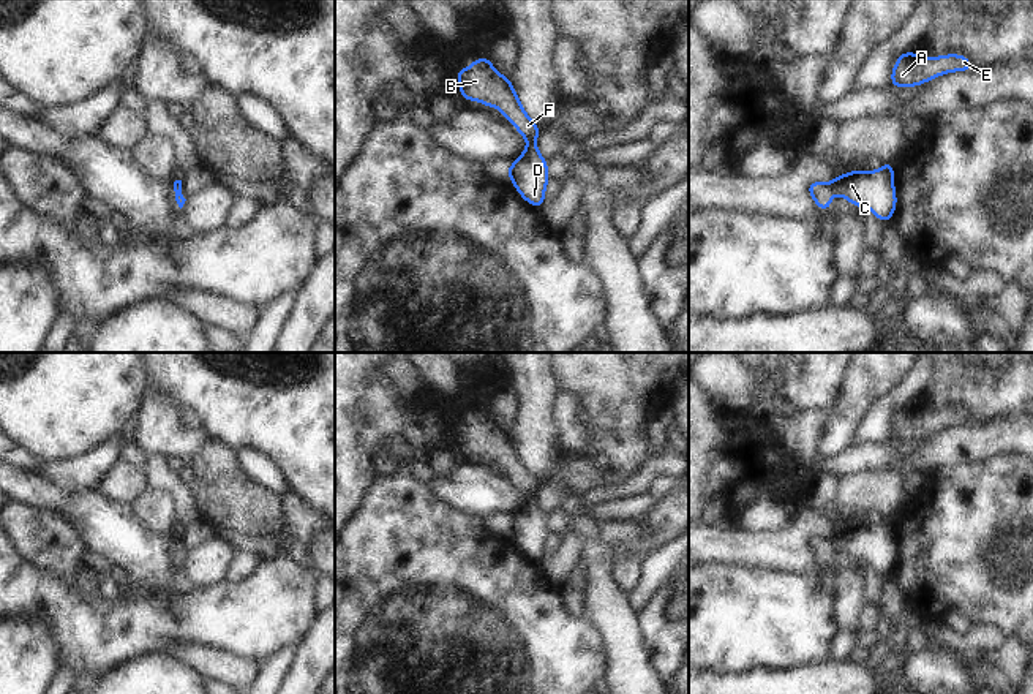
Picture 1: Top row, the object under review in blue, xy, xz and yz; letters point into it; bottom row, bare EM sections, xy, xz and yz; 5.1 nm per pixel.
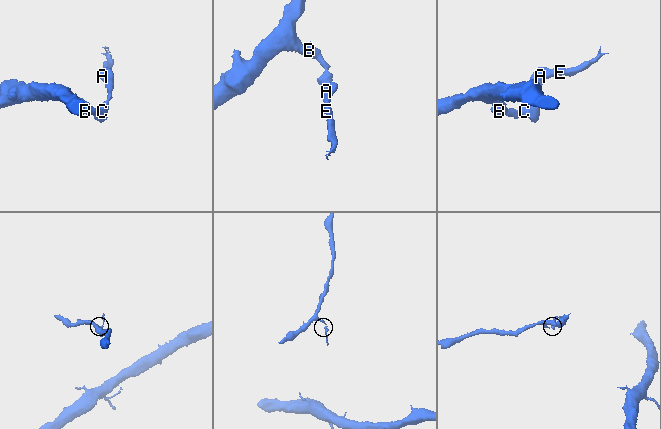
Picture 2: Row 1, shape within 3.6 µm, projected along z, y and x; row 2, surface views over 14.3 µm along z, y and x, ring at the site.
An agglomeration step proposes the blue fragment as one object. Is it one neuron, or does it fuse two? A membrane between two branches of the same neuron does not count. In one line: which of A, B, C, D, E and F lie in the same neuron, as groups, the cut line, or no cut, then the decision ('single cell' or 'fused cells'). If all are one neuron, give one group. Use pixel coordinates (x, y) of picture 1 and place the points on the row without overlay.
A C D E / B F | xz (534, 494), (528, 497) | fused cells

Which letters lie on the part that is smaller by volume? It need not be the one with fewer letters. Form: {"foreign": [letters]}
{"foreign": ["A", "C", "D", "E"]}

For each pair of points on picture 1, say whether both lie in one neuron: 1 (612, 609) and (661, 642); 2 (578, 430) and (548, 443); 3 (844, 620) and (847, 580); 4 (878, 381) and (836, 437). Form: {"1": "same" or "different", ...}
{"1": "different", "2": "different", "3": "same", "4": "same"}

